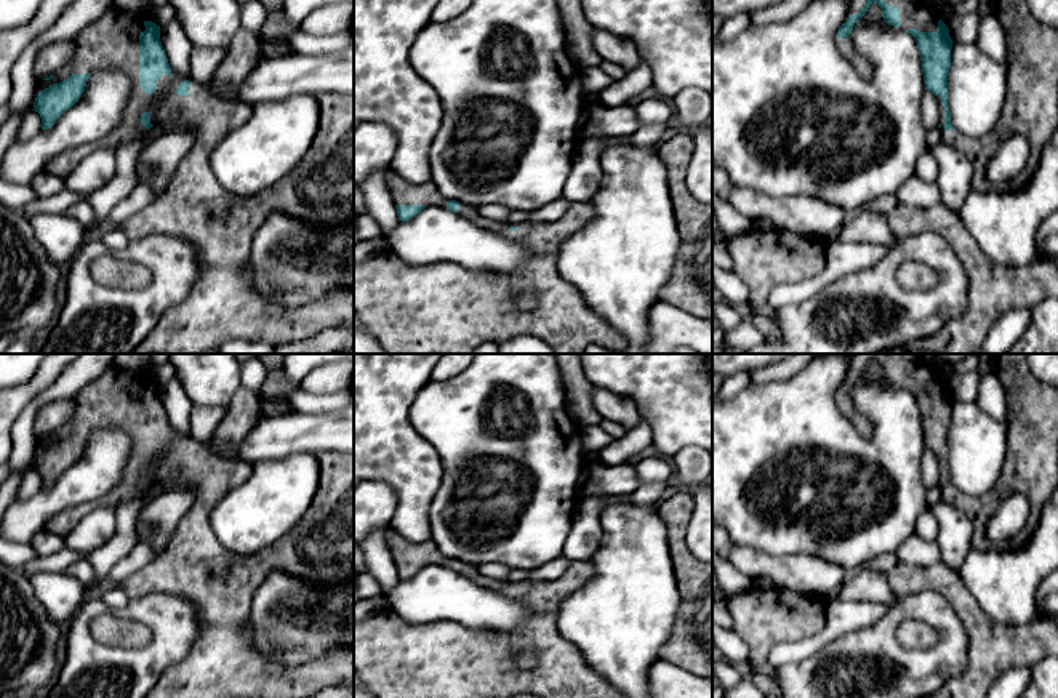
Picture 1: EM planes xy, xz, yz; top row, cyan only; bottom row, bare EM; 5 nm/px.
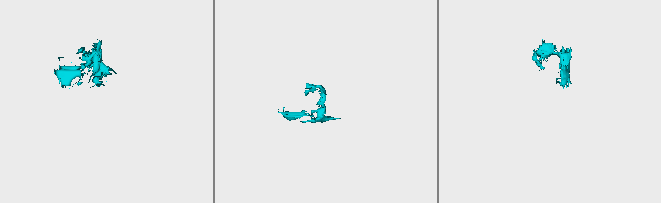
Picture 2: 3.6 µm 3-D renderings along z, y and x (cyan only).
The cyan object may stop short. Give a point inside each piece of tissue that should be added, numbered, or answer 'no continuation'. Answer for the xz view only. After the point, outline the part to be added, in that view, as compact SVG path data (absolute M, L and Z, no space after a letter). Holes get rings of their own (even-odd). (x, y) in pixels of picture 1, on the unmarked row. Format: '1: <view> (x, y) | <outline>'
1: xz (404, 551) | M389 530L386 533L386 541L395 564L426 564L447 567L448 557L439 551L432 540L424 543L411 543L394 530Z

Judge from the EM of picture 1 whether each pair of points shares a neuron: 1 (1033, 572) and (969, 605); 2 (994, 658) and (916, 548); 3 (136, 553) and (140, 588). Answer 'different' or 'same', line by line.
1: different
2: different
3: different

